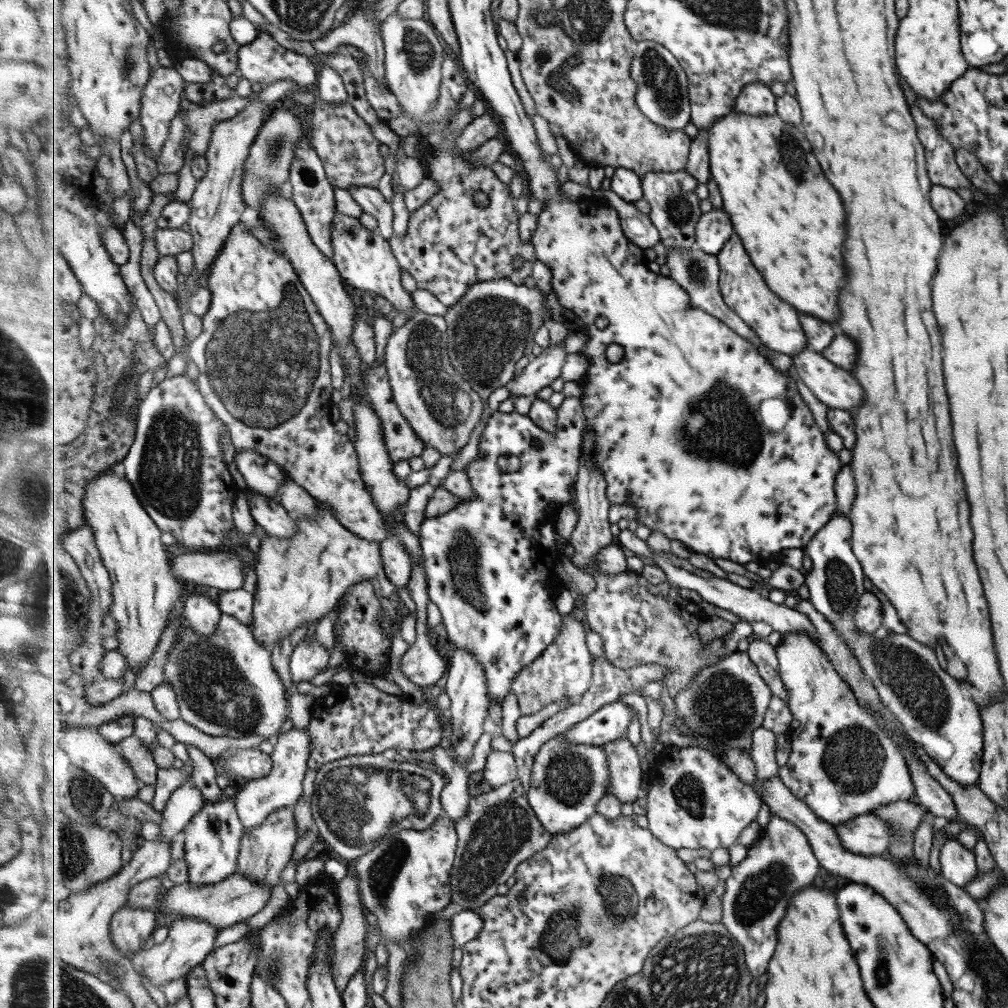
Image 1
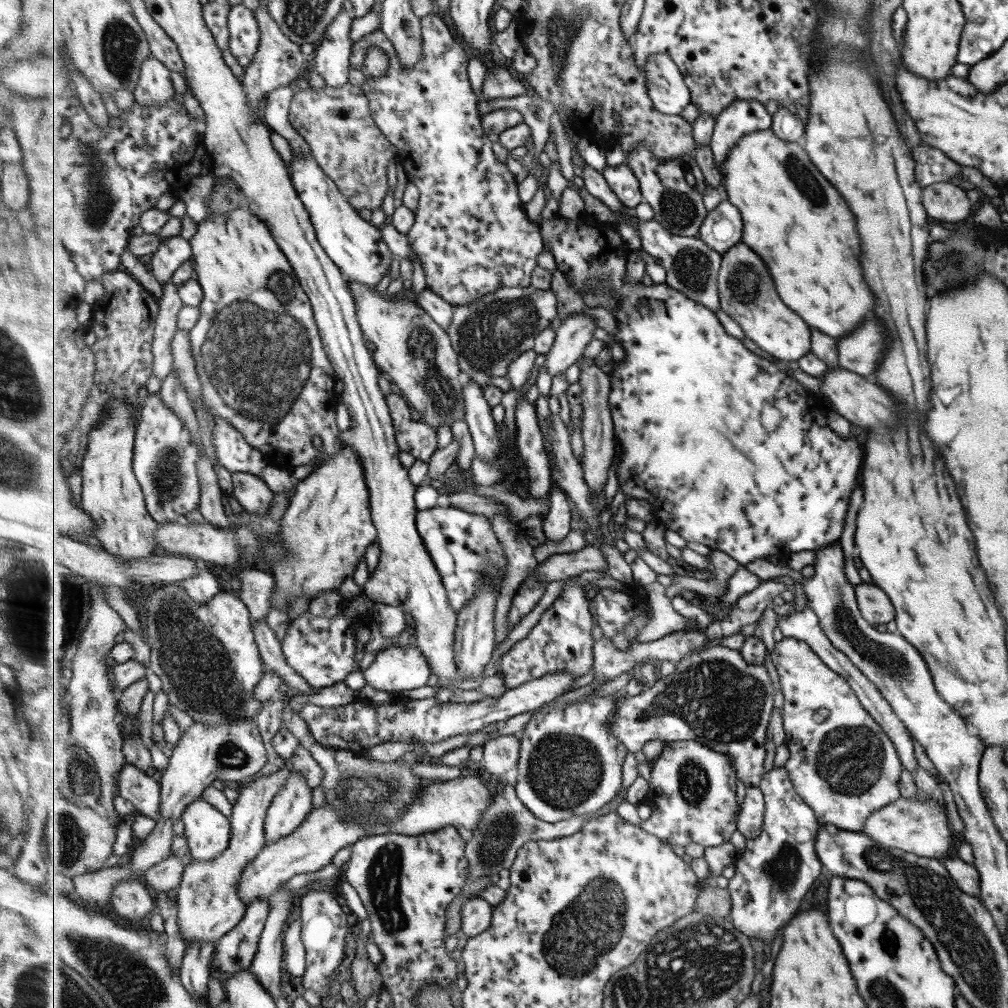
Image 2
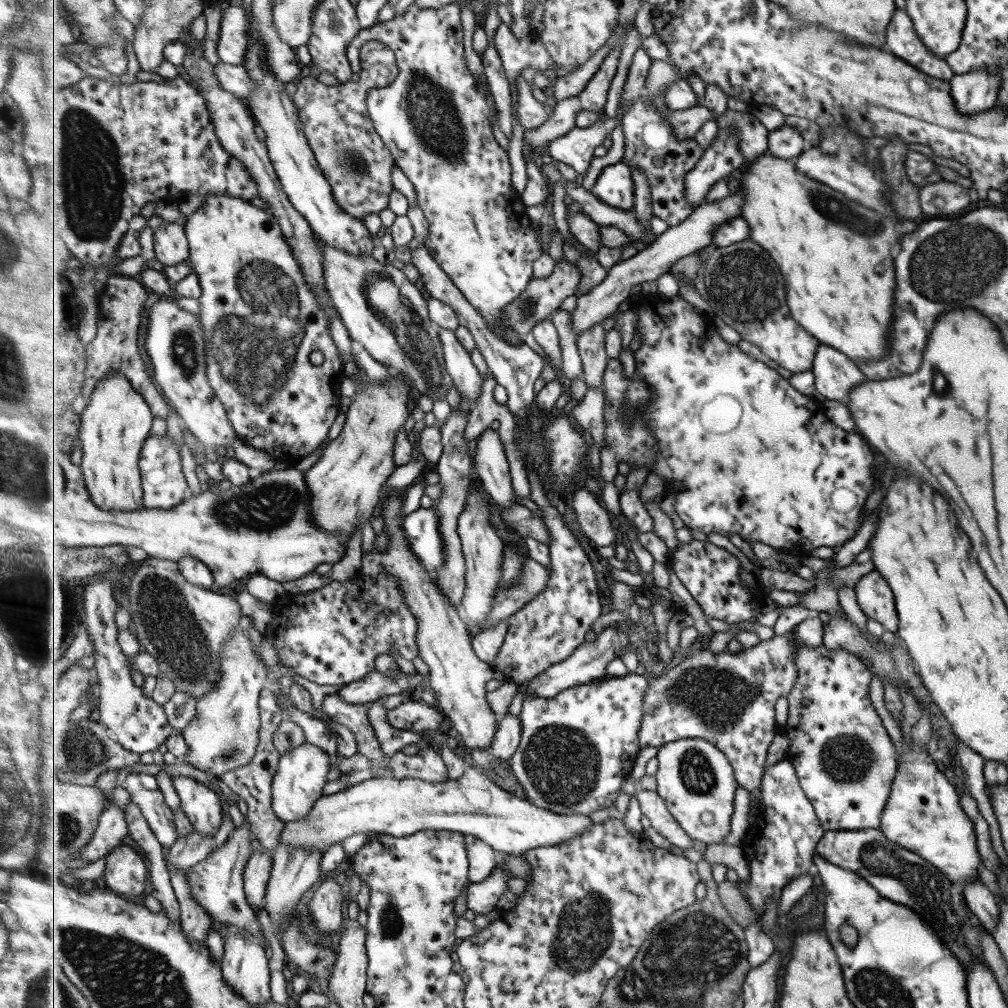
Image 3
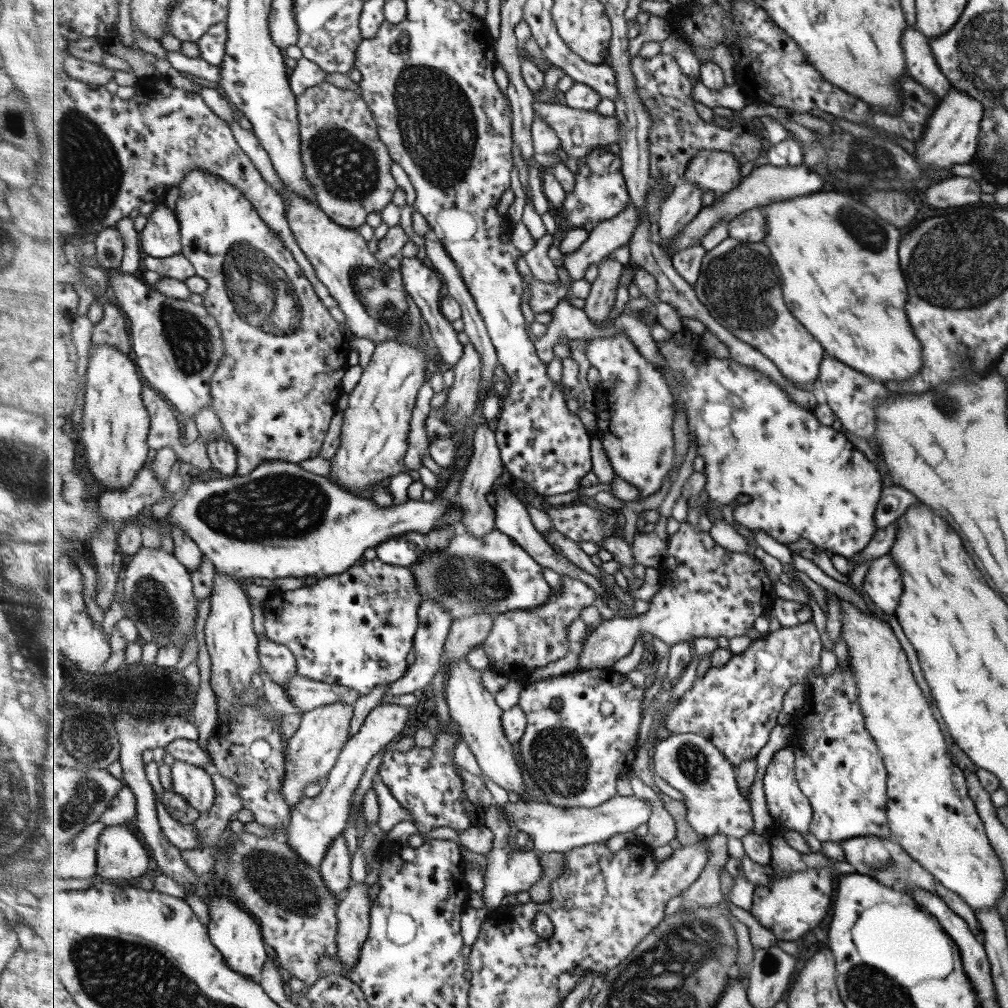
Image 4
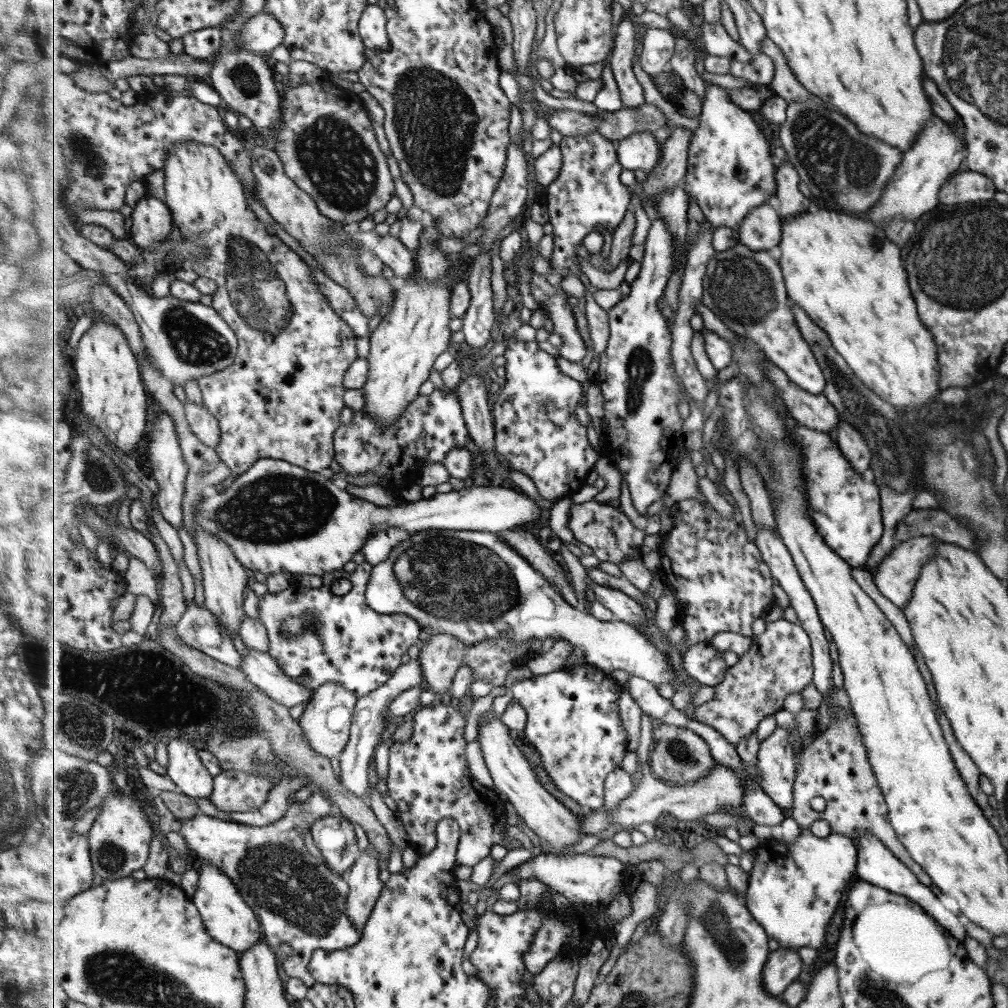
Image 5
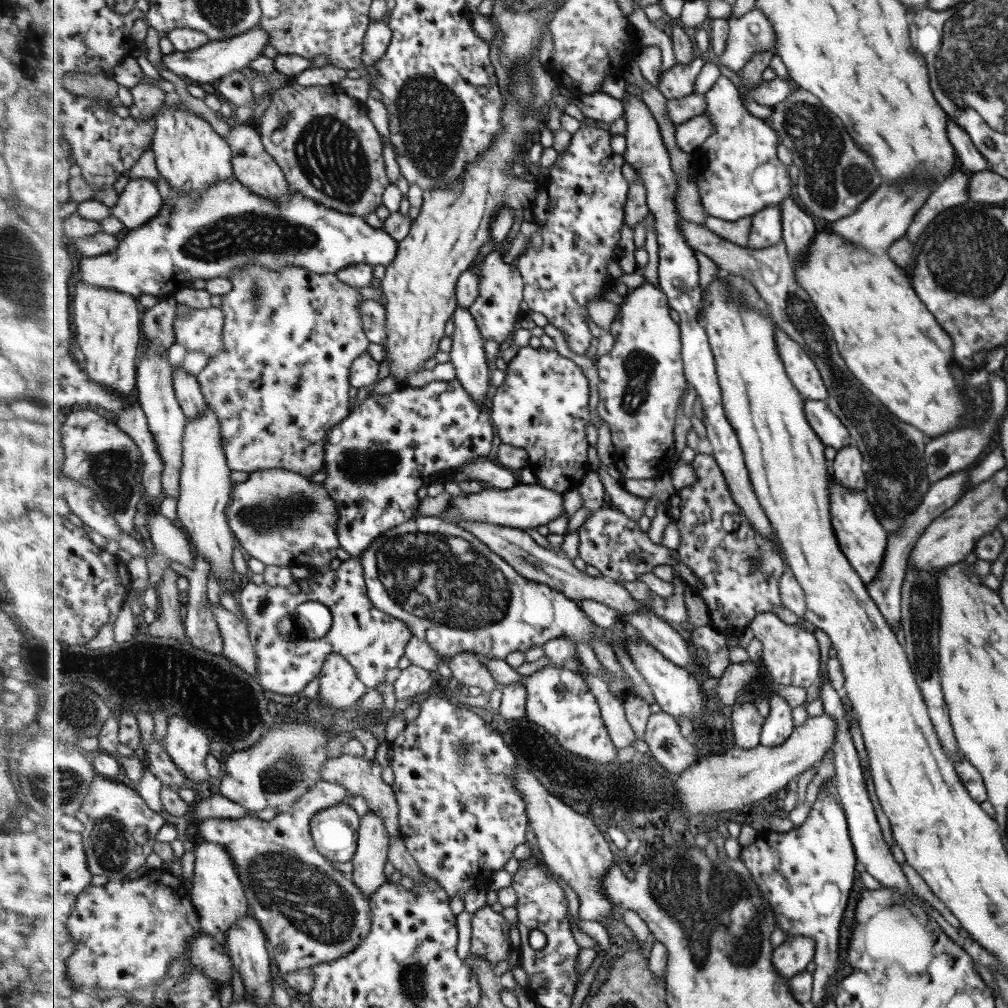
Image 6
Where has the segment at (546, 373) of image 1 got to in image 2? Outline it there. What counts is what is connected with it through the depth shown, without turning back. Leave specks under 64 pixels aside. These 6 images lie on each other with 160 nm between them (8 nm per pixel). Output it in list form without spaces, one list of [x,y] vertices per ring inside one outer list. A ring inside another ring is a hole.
[[[583,313],[573,314],[556,330],[553,350],[545,357],[545,365],[551,377],[566,372],[581,360],[583,352],[597,330],[595,320]]]

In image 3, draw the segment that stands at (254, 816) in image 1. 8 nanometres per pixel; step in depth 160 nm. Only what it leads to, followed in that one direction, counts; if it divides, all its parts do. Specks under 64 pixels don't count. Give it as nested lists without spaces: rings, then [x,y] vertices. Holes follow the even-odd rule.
[[[245,819],[245,824],[234,829],[222,847],[215,849],[205,860],[188,870],[188,881],[195,901],[203,906],[215,922],[225,922],[229,927],[235,926],[251,932],[255,940],[269,952],[270,948],[263,937],[263,928],[257,921],[245,892],[244,874],[254,853],[251,851],[251,838],[255,838],[251,822]]]

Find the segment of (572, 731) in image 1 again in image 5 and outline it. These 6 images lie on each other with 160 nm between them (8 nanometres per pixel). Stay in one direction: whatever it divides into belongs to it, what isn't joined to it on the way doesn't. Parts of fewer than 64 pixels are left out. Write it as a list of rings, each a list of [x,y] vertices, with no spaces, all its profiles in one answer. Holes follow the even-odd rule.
[[[781,618],[766,623],[764,632],[755,636],[754,644],[758,646],[759,660],[753,658],[753,662],[749,662],[749,658],[745,658],[745,666],[741,666],[741,662],[739,662],[739,666],[729,667],[727,678],[724,678],[723,682],[714,688],[715,696],[701,706],[690,707],[689,710],[690,716],[693,716],[691,712],[694,712],[695,720],[708,724],[736,747],[744,738],[748,738],[756,732],[760,727],[760,722],[783,709],[786,698],[790,694],[805,690],[809,686],[809,682],[812,682],[811,637],[800,622],[789,622]]]

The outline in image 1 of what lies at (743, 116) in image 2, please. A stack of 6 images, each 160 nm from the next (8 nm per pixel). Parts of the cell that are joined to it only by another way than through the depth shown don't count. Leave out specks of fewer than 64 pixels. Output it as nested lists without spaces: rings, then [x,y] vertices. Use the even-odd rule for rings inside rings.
[[[753,82],[738,96],[735,109],[742,113],[766,117],[778,113],[778,98],[773,90],[763,82]]]

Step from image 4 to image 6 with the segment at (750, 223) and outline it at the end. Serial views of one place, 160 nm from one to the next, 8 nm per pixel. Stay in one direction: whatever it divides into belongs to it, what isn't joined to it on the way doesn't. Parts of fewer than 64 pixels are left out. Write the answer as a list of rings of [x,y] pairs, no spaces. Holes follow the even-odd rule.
[[[779,205],[756,212],[752,216],[752,227],[748,244],[753,249],[769,248],[783,241],[784,222]]]

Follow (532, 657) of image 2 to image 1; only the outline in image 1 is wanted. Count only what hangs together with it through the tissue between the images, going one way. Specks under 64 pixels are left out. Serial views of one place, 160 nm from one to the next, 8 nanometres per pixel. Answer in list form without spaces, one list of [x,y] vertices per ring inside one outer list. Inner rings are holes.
[[[573,614],[563,615],[562,631],[543,654],[526,666],[512,685],[521,714],[537,714],[551,702],[566,702],[565,708],[583,700],[594,680],[594,659],[587,648],[587,632]]]

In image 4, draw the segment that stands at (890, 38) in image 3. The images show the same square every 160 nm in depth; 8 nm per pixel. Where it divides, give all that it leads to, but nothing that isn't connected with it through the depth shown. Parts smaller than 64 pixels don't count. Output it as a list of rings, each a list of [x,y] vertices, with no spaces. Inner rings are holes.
[[[906,24],[902,30],[900,47],[907,75],[913,77],[922,87],[929,89],[938,98],[938,102],[941,102],[950,84],[937,68],[928,38]]]

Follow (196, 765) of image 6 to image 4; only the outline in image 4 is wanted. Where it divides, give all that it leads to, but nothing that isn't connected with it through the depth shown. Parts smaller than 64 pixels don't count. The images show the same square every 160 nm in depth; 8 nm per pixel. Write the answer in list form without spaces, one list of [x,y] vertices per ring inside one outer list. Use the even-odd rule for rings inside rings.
[[[174,760],[172,782],[174,792],[195,806],[197,811],[209,812],[213,809],[215,804],[213,778],[202,767]]]

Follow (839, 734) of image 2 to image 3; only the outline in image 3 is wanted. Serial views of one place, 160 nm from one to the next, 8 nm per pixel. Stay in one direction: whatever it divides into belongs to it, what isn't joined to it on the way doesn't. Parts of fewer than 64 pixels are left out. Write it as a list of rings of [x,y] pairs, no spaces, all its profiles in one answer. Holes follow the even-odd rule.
[[[822,644],[813,648],[804,646],[796,652],[796,656],[798,656],[796,658],[798,677],[795,681],[794,689],[787,696],[789,715],[786,724],[780,728],[781,732],[790,740],[790,750],[787,760],[790,760],[794,764],[802,788],[806,792],[806,796],[811,800],[814,814],[817,816],[818,822],[821,824],[824,832],[829,832],[829,830],[857,831],[878,829],[882,810],[891,791],[891,781],[895,777],[895,747],[893,747],[889,735],[887,735],[883,725],[881,725],[877,712],[873,709],[871,701],[869,701],[868,686],[869,682],[871,682],[871,673],[858,657],[842,648],[827,650]]]

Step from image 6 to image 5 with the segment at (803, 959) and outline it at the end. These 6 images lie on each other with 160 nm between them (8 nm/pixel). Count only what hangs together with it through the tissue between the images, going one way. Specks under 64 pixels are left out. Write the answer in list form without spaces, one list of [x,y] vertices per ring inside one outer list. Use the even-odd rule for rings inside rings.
[[[782,947],[770,952],[765,968],[766,990],[782,995],[803,972],[804,960],[797,949]]]

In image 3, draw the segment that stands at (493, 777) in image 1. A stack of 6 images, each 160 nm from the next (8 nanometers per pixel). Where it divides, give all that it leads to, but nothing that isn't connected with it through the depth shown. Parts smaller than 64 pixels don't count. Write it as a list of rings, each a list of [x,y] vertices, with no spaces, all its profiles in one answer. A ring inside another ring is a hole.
[[[505,715],[499,722],[498,732],[494,738],[491,754],[501,761],[510,763],[517,753],[522,739],[522,719],[517,715]]]

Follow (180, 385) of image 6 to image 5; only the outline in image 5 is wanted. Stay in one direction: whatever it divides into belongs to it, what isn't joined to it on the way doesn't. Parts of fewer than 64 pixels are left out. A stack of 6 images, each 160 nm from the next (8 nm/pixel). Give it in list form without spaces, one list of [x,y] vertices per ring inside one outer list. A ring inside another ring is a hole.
[[[188,399],[183,404],[185,418],[187,418],[191,430],[199,437],[201,442],[204,442],[211,448],[217,449],[222,439],[219,420],[209,411],[207,406],[195,402],[194,399]]]

